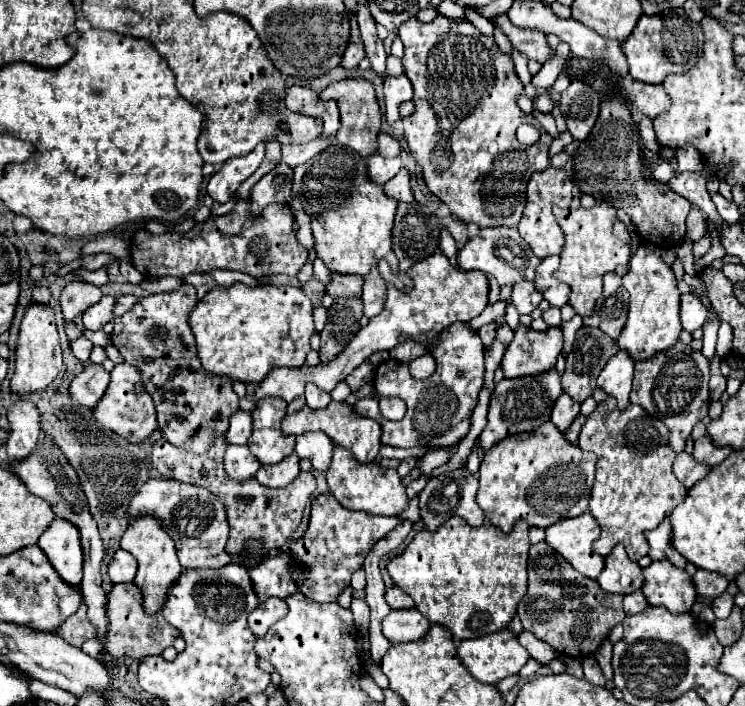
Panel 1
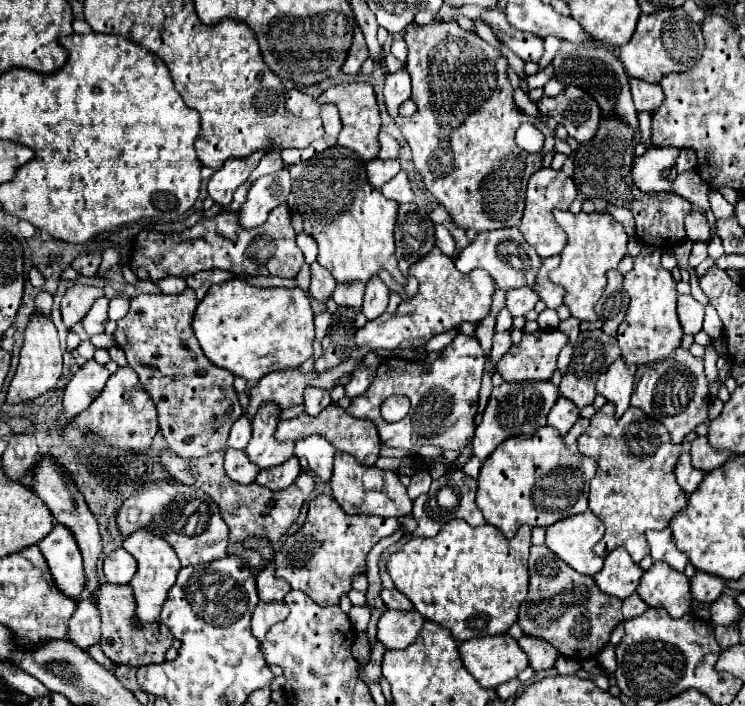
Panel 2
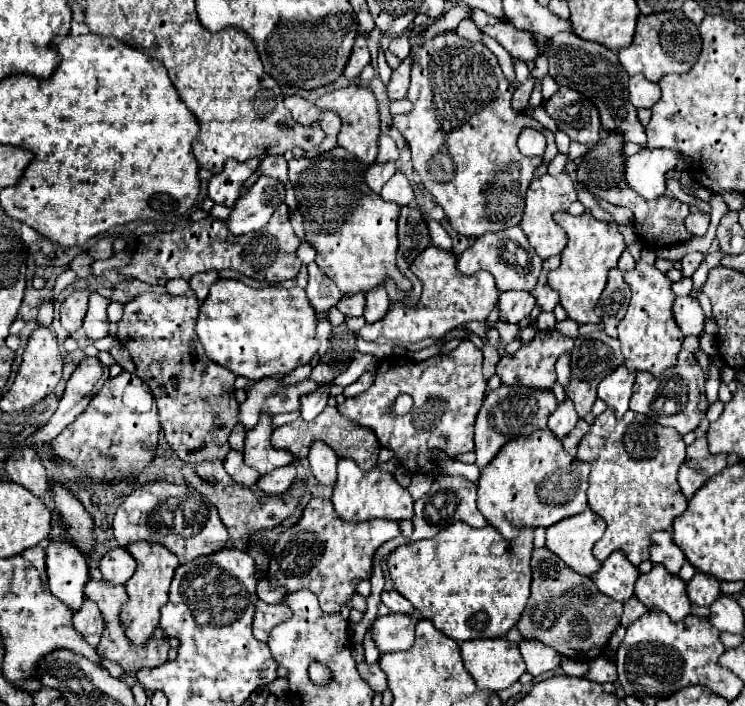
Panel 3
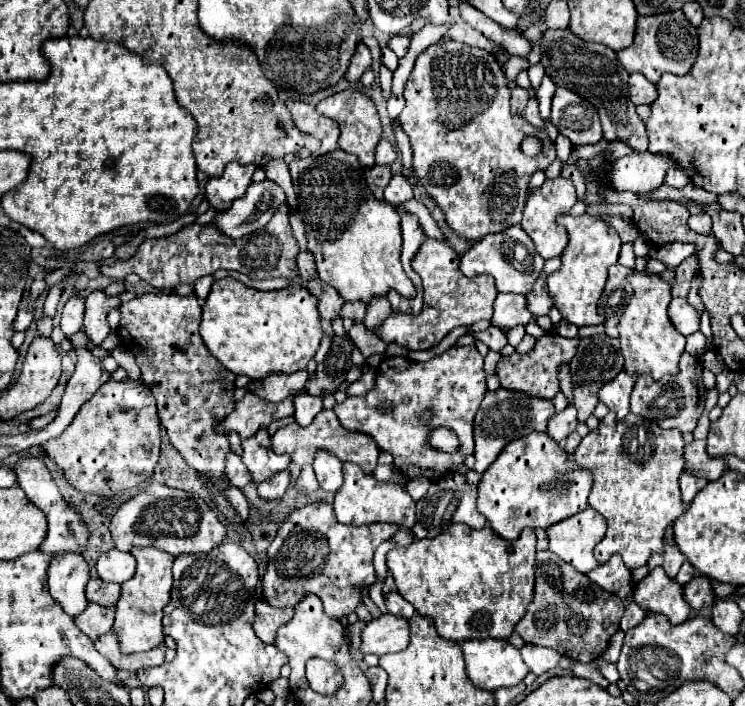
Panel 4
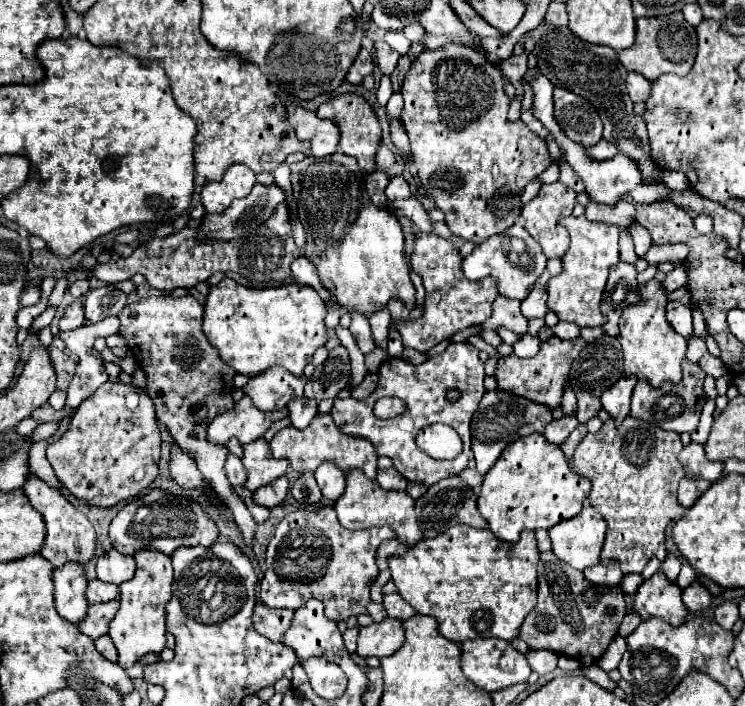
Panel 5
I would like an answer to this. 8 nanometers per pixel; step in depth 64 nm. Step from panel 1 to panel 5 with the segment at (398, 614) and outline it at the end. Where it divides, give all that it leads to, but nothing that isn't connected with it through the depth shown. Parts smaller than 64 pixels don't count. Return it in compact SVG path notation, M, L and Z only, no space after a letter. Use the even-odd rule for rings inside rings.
M384 618L380 624L374 622L366 628L360 628L358 634L358 654L362 658L376 656L384 658L404 646L404 628L402 622L396 618Z

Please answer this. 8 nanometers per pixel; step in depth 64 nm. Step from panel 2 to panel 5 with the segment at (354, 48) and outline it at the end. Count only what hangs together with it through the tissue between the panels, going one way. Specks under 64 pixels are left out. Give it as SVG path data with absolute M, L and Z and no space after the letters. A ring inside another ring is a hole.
M362 48L360 54L356 56L354 64L350 66L348 74L346 74L346 82L350 82L350 84L360 84L366 74L372 74L372 70L374 70L372 54L370 54L366 48Z

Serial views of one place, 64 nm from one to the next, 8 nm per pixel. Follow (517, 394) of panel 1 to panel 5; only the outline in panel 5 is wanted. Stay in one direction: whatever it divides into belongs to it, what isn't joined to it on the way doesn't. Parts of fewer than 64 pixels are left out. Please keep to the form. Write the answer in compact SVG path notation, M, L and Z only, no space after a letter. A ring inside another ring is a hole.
M486 392L476 418L472 418L472 450L476 460L476 470L486 474L494 462L498 460L500 452L514 440L528 436L532 432L544 432L544 426L552 420L552 408L544 404L536 404L522 396L512 396L510 392Z

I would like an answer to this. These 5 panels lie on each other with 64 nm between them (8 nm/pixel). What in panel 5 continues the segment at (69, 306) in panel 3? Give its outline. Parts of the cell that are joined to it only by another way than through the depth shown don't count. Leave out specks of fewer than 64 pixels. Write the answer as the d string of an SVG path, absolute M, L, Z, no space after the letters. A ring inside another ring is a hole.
M72 302L66 306L64 310L64 318L60 318L60 330L74 330L80 328L84 324L84 308L82 302Z

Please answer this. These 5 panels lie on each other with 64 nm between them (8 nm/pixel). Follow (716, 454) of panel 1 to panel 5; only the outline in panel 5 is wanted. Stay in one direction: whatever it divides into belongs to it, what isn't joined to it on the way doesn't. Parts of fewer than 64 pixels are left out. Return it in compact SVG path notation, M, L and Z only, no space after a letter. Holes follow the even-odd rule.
M688 444L680 452L680 462L684 464L684 472L688 478L706 478L710 482L716 482L722 476L724 462L712 462L704 454L702 444Z

